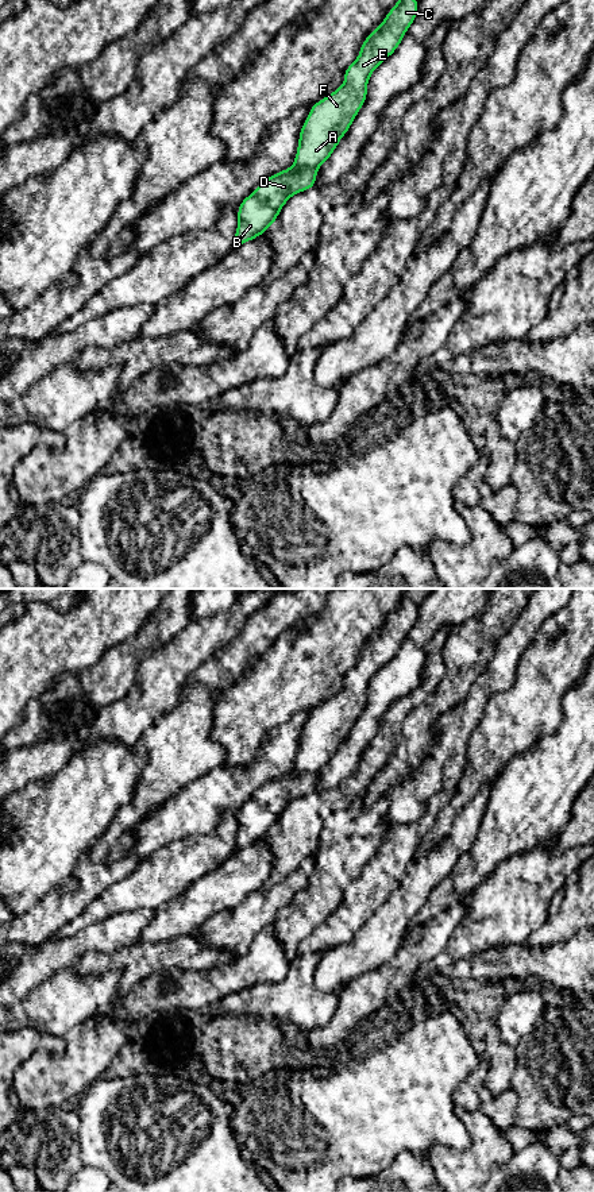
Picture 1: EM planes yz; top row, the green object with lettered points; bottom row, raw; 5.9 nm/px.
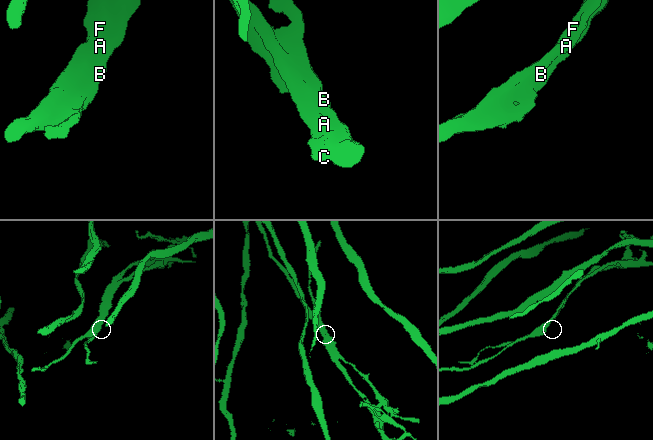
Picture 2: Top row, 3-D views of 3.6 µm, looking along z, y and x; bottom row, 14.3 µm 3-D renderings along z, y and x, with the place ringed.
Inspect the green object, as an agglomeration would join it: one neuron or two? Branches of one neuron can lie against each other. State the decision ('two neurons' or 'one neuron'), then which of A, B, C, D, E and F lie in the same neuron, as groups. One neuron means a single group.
one neuron; groups A B C D E F

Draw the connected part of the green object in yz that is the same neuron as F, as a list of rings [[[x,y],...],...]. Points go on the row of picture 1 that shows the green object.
[[[398,0],[363,40],[358,58],[344,72],[343,85],[310,107],[293,166],[265,178],[239,204],[232,248],[263,235],[290,197],[315,188],[319,167],[329,159],[364,104],[373,72],[401,45],[417,12],[418,0]]]

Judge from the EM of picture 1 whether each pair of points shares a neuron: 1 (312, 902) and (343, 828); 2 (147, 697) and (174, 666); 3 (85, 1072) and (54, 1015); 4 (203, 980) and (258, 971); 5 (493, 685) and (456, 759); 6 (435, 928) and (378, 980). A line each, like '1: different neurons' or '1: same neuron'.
1: same neuron
2: same neuron
3: different neurons
4: same neuron
5: same neuron
6: same neuron

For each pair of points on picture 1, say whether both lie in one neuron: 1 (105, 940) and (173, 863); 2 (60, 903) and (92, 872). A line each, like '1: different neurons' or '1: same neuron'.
1: different neurons
2: same neuron

